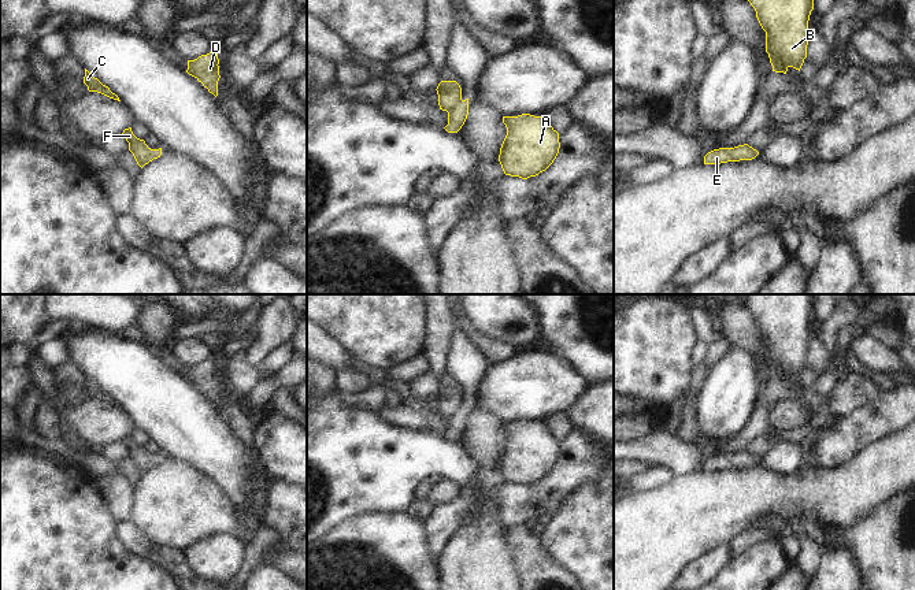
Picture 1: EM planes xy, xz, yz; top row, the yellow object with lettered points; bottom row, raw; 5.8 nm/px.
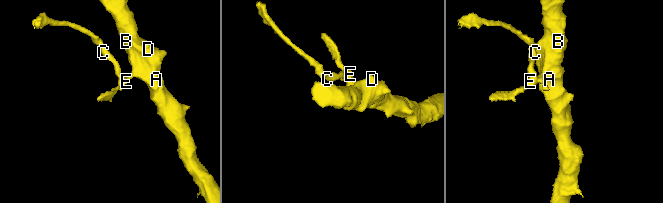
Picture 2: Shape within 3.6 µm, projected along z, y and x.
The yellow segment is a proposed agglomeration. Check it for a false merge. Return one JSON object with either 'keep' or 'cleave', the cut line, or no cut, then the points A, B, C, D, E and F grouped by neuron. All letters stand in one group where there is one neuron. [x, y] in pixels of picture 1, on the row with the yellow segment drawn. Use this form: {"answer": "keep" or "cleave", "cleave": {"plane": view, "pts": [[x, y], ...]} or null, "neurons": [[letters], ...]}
{"answer": "cleave", "cleave": {"plane": "xz", "pts": [[460, 99], [448, 112]]}, "neurons": [["A", "B", "D"], ["C", "E", "F"]]}

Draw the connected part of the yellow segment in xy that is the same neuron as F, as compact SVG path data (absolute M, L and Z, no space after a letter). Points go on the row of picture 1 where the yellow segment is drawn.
M131 127L125 129L122 136L126 138L129 142L129 151L133 153L137 164L142 168L145 164L152 162L153 159L149 156L151 148L145 144L144 140L137 138Z

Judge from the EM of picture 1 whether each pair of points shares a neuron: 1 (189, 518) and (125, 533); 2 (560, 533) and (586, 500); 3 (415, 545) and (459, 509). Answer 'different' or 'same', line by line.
1: different
2: same
3: different

